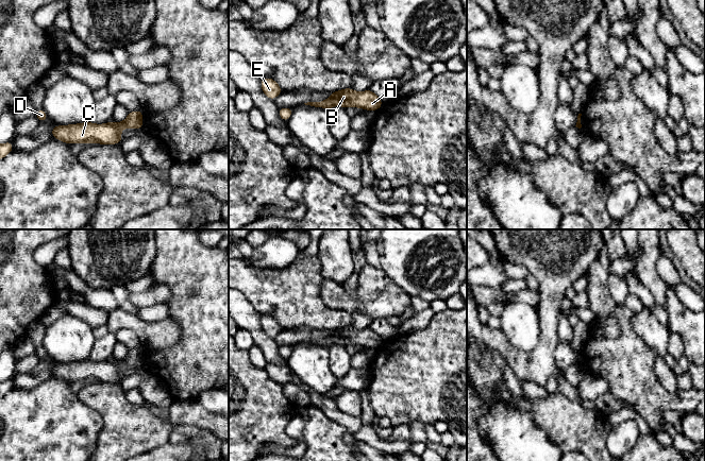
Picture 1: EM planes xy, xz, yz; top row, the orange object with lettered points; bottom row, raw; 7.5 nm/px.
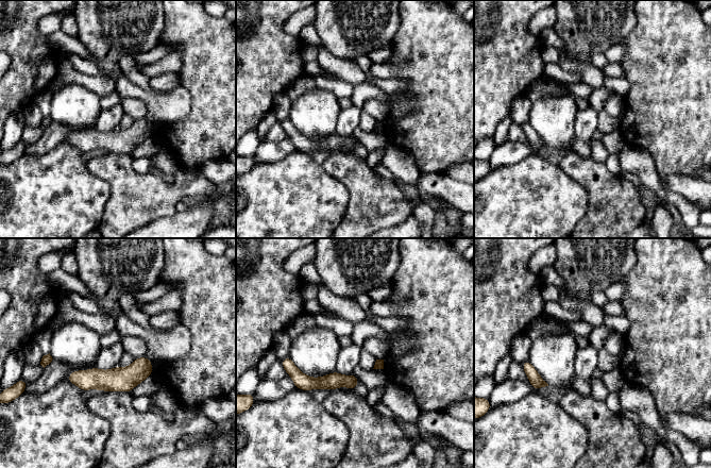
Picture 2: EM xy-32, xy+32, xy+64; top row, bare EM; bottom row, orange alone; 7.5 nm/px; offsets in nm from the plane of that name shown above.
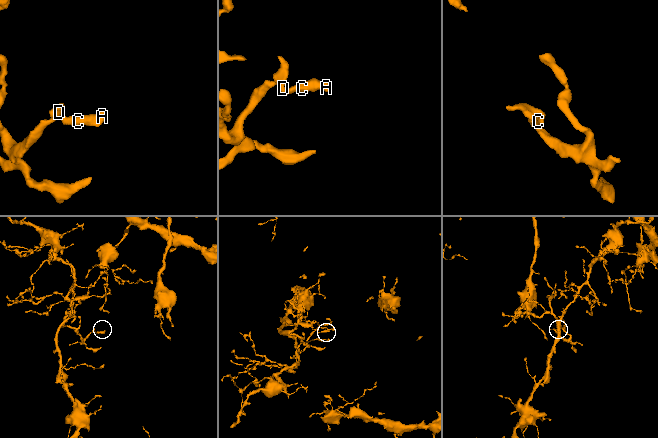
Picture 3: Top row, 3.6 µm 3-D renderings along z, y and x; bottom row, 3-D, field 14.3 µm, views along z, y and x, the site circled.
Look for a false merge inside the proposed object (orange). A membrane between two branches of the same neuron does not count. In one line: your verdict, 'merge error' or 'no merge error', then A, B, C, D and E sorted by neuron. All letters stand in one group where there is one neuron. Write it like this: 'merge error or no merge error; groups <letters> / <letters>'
no merge error; groups A B C D E

